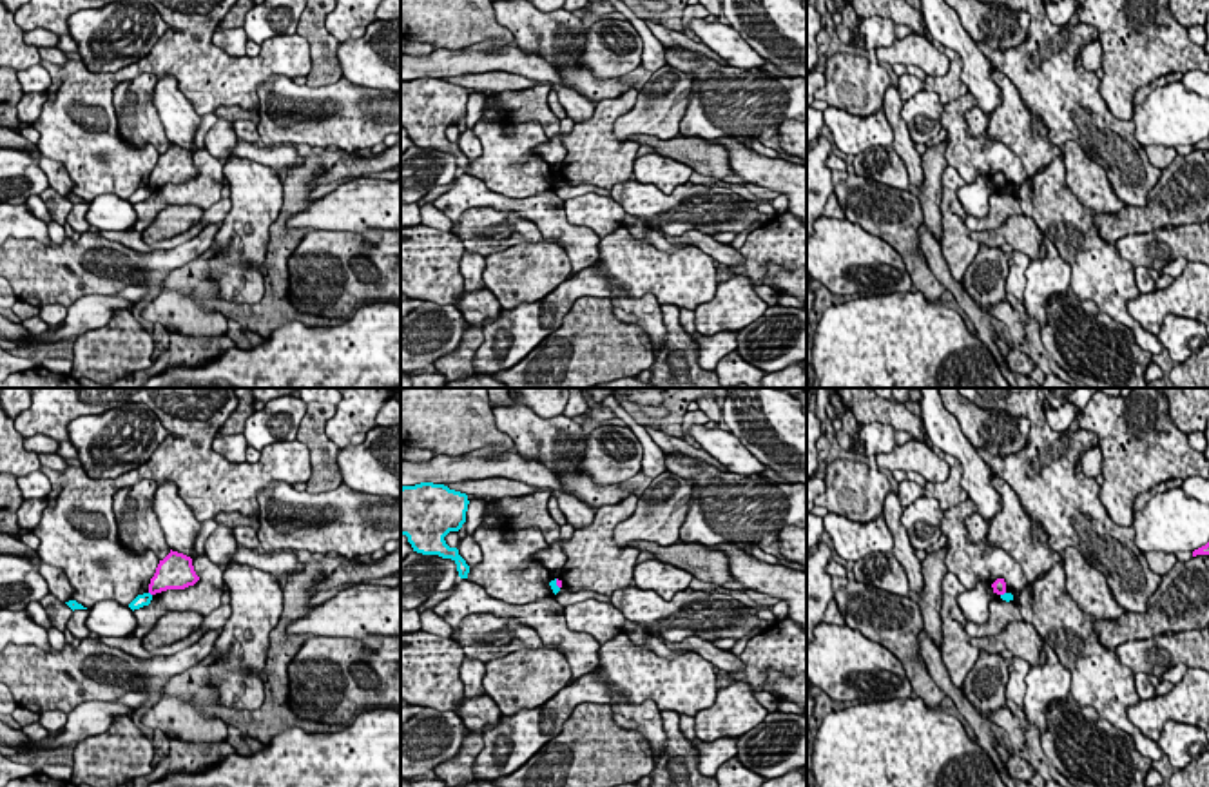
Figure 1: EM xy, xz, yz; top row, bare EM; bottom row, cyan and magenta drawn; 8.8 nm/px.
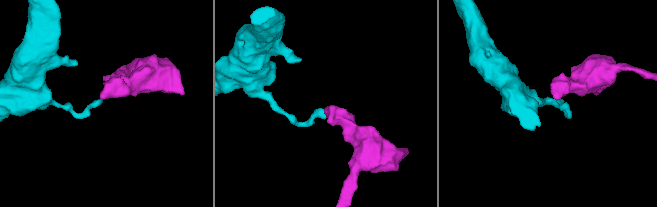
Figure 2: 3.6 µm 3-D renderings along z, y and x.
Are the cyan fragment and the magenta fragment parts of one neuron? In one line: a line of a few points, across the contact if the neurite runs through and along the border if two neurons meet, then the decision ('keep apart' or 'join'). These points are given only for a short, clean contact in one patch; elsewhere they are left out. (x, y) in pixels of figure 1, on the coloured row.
xz (555, 579), (559, 588) | keep apart

